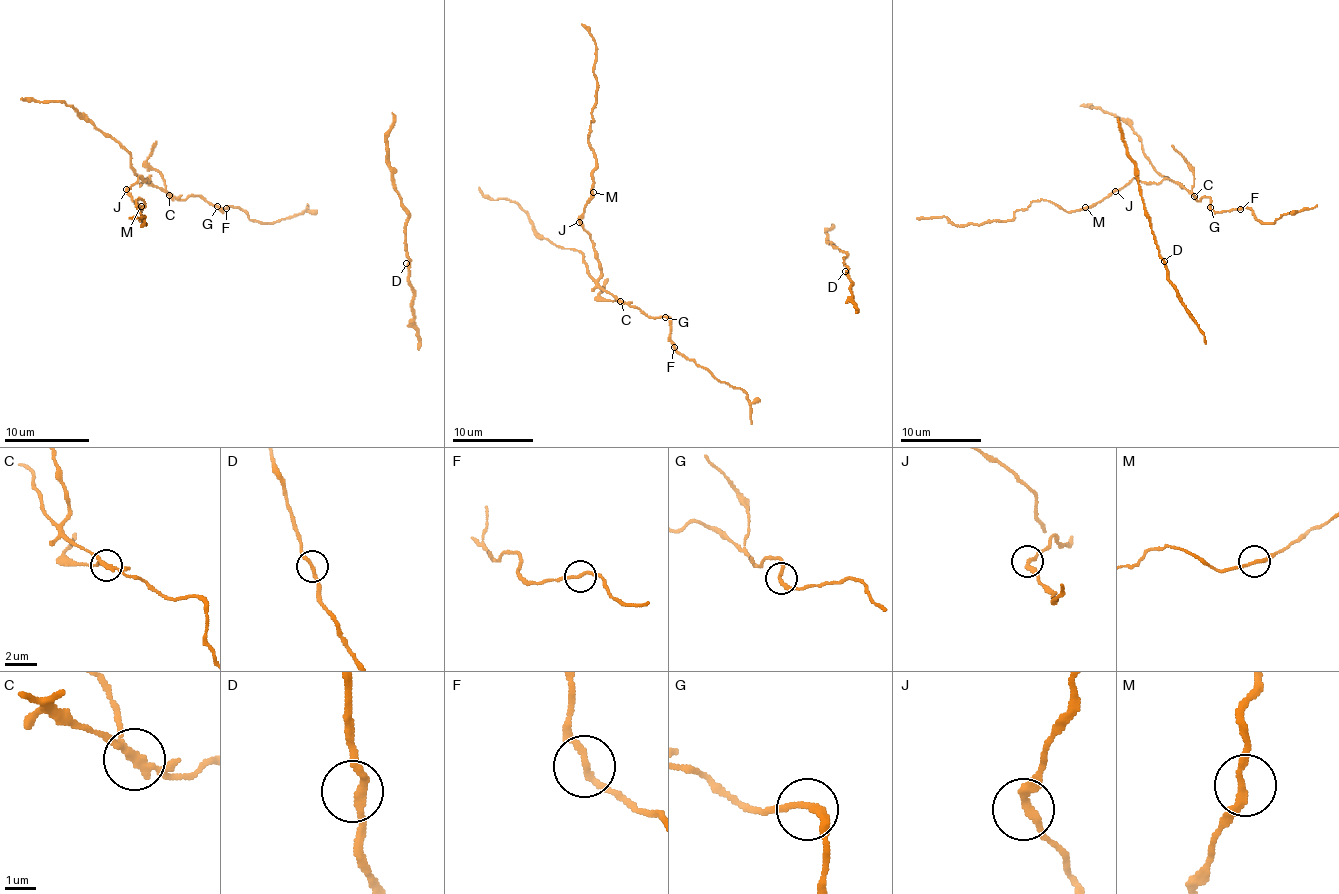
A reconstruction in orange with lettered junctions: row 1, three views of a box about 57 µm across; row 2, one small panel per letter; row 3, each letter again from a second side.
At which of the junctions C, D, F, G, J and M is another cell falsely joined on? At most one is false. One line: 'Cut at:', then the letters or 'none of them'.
Cut at: C

